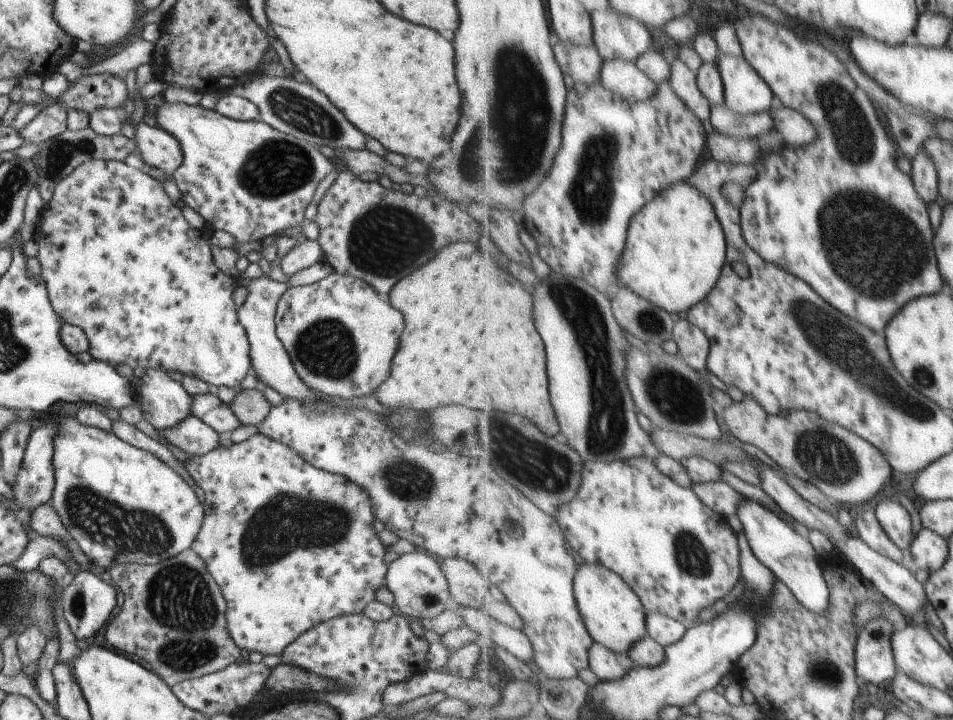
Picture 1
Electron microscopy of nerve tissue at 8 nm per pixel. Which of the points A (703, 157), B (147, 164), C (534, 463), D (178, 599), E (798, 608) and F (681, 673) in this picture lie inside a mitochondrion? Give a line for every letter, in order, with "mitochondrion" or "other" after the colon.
A: other
B: other
C: mitochondrion
D: mitochondrion
E: other
F: other

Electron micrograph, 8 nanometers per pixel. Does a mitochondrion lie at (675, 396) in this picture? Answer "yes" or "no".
yes

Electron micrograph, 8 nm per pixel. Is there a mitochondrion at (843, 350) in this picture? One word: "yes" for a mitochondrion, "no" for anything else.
yes

